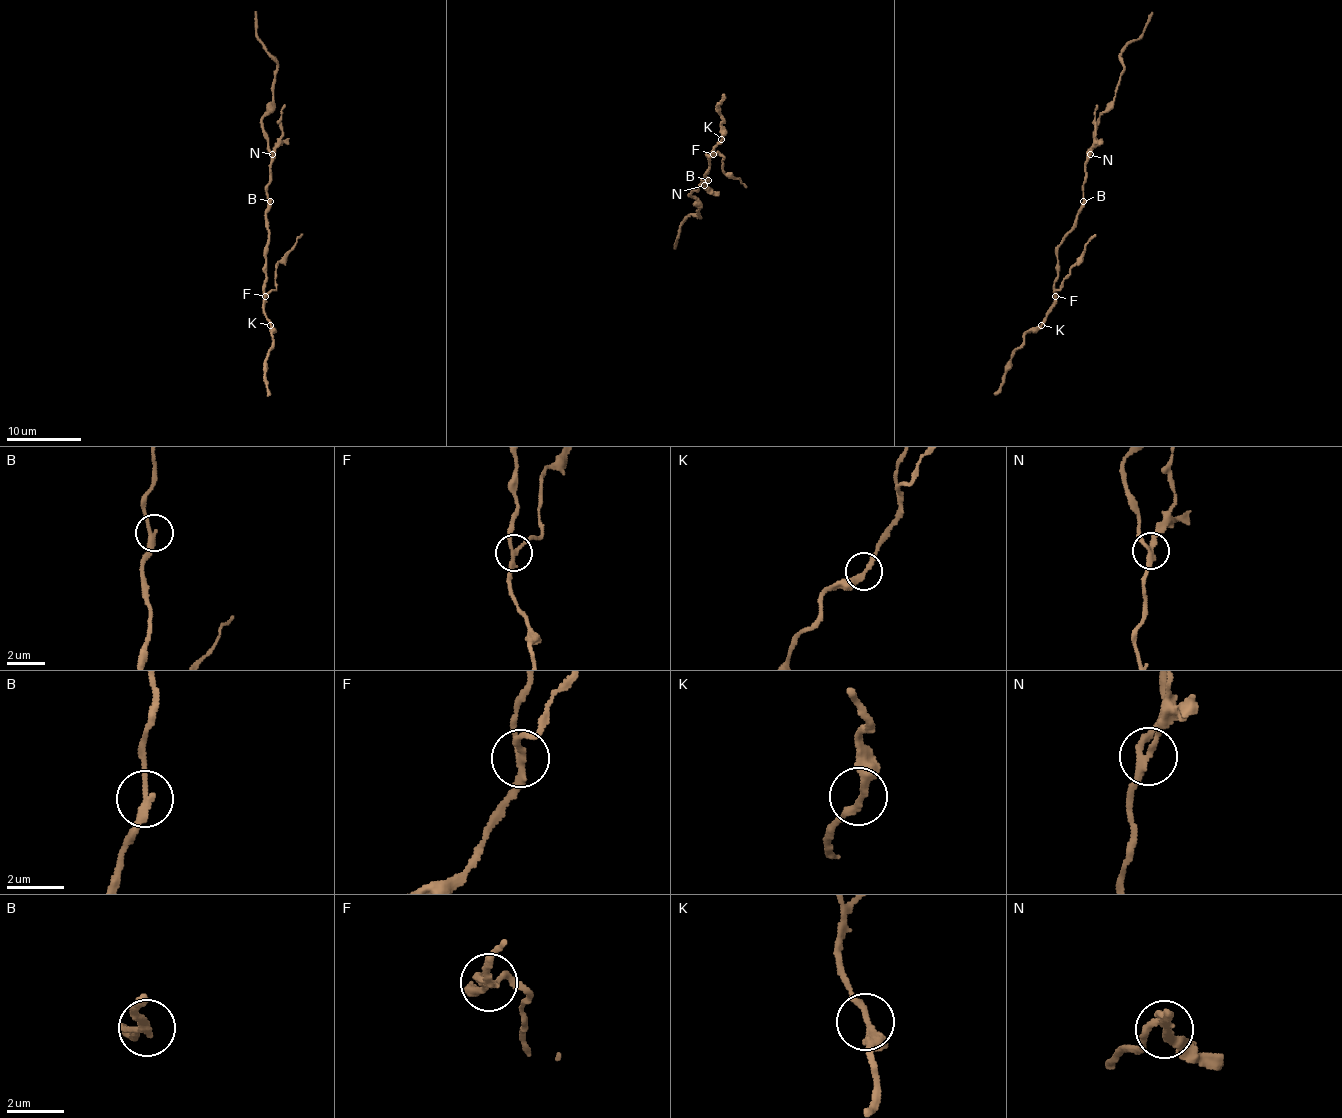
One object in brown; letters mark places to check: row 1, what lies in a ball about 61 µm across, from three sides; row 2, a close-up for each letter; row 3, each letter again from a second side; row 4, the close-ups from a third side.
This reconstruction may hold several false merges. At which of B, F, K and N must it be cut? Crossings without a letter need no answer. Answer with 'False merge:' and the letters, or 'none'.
False merge: F, N

